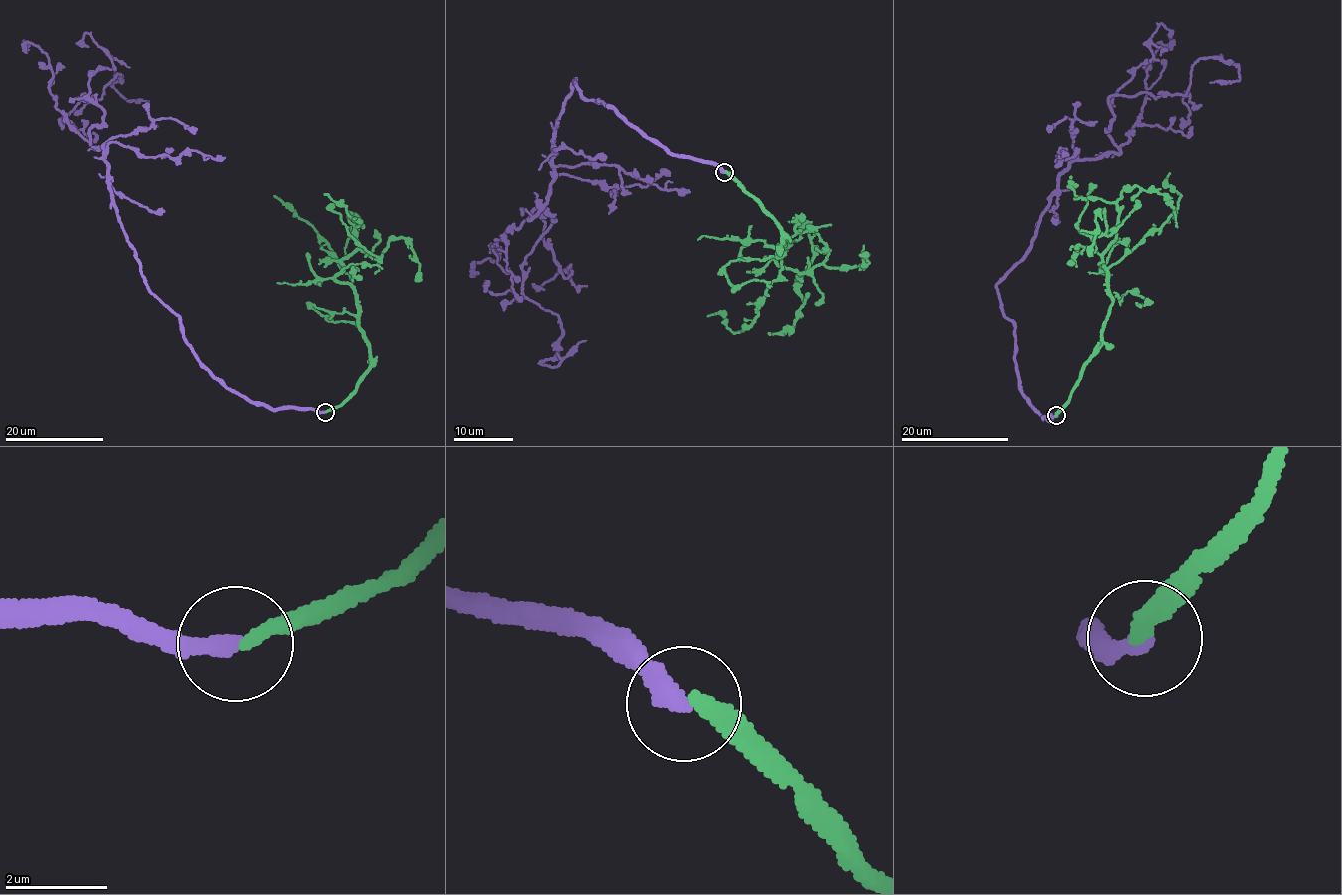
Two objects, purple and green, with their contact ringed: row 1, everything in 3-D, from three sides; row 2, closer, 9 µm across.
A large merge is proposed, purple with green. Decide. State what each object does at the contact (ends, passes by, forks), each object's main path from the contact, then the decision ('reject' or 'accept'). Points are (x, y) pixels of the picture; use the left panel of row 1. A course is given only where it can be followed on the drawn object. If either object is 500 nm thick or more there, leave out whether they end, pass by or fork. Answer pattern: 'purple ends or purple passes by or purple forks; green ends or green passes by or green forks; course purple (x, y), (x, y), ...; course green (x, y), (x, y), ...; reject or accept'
purple ends; green ends; course purple (324, 411), (232, 392), (148, 290), (91, 143), (104, 109), (81, 99), (117, 74), (127, 100), (149, 101); course green (325, 411), (354, 390), (370, 360), (356, 290), (336, 279), (341, 261), (358, 250), (381, 256), (326, 207); reject

